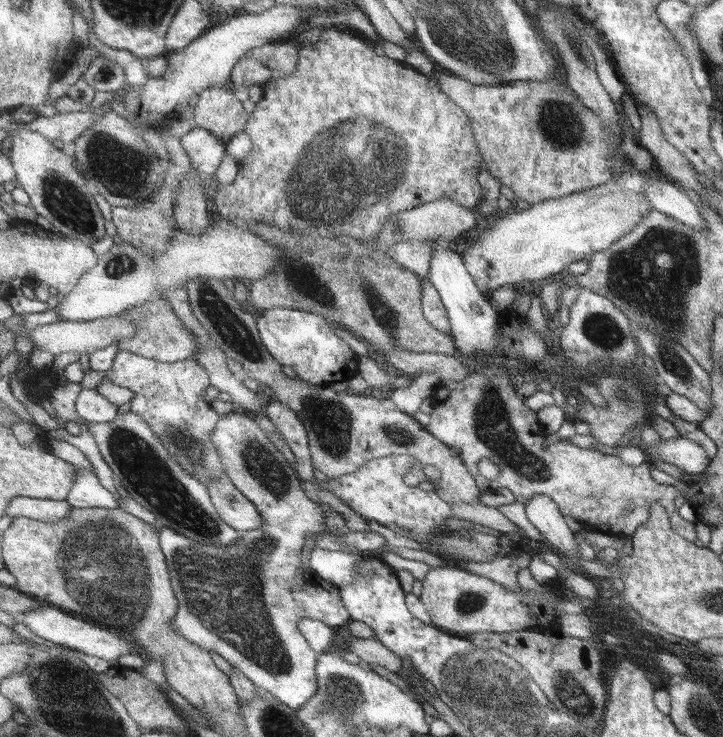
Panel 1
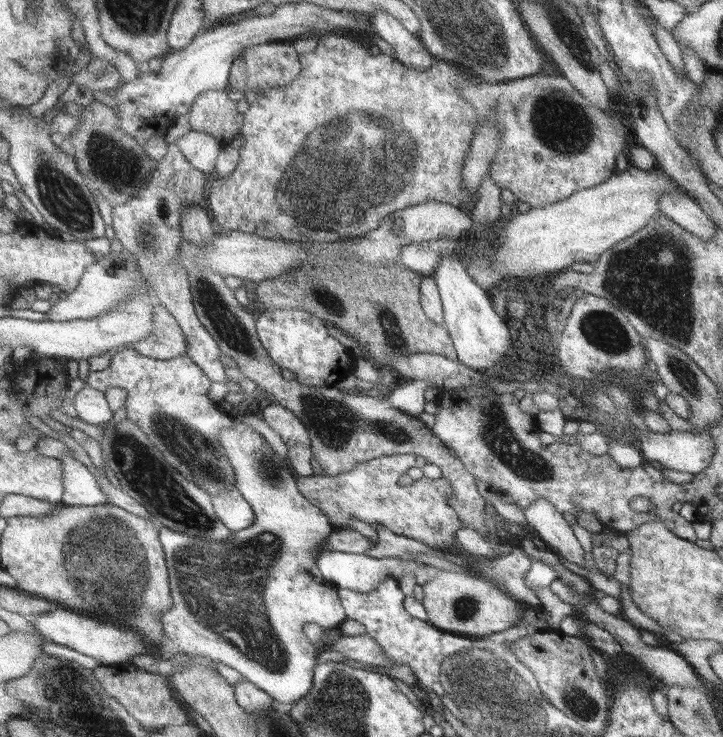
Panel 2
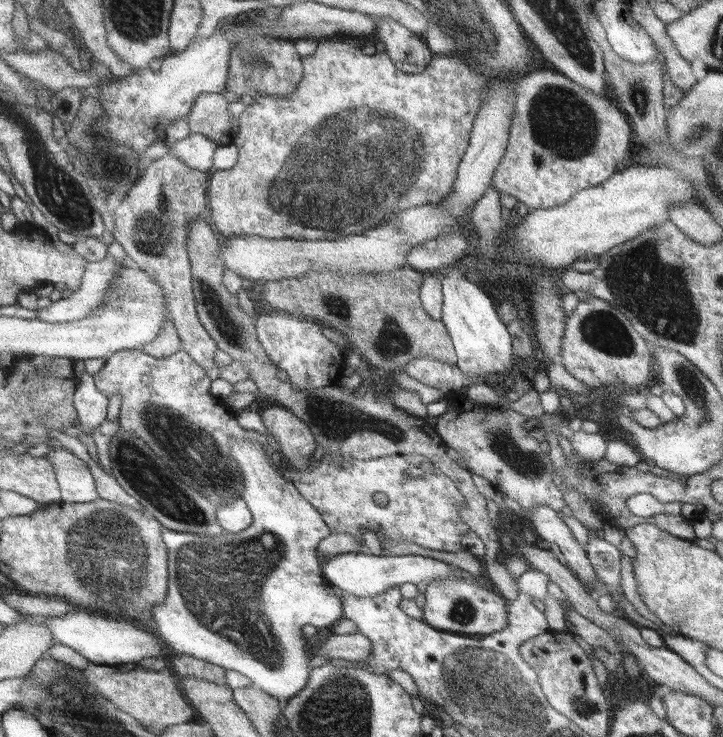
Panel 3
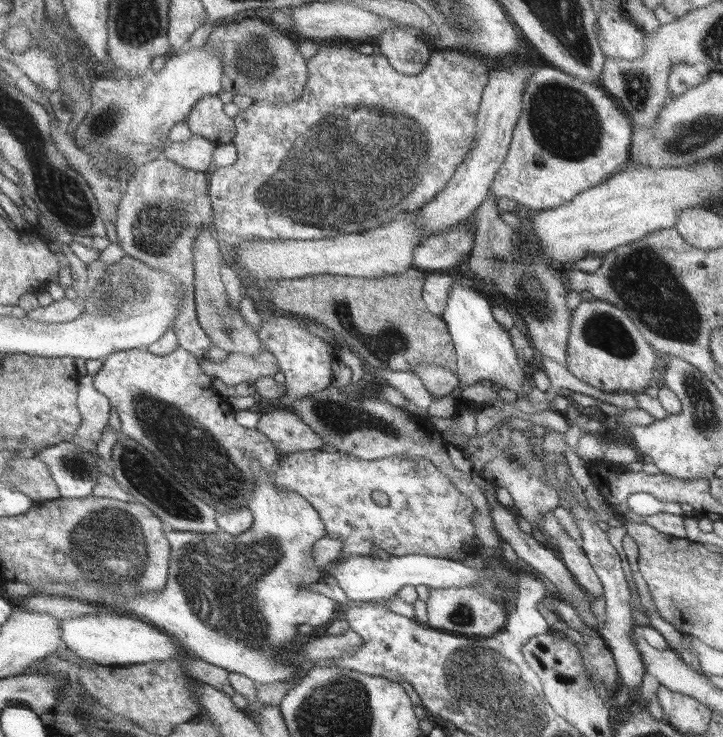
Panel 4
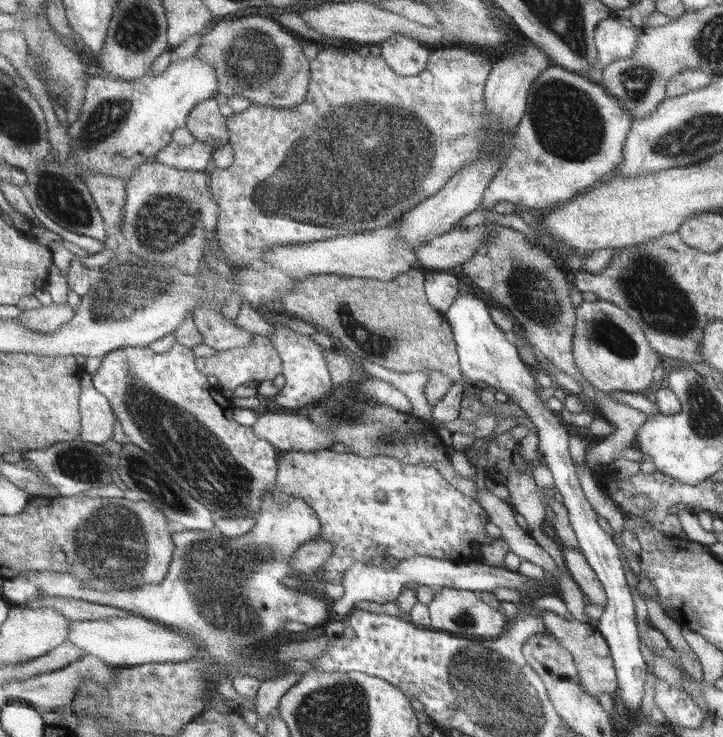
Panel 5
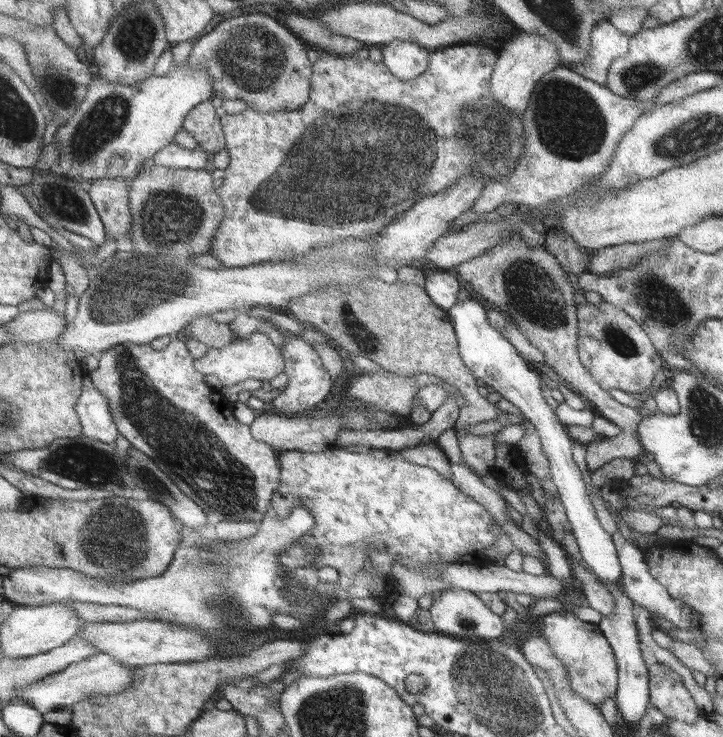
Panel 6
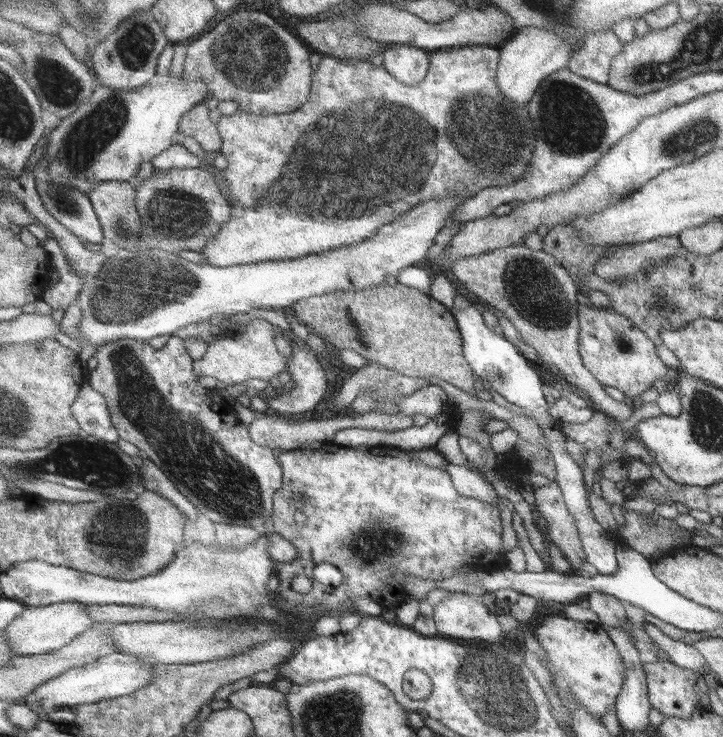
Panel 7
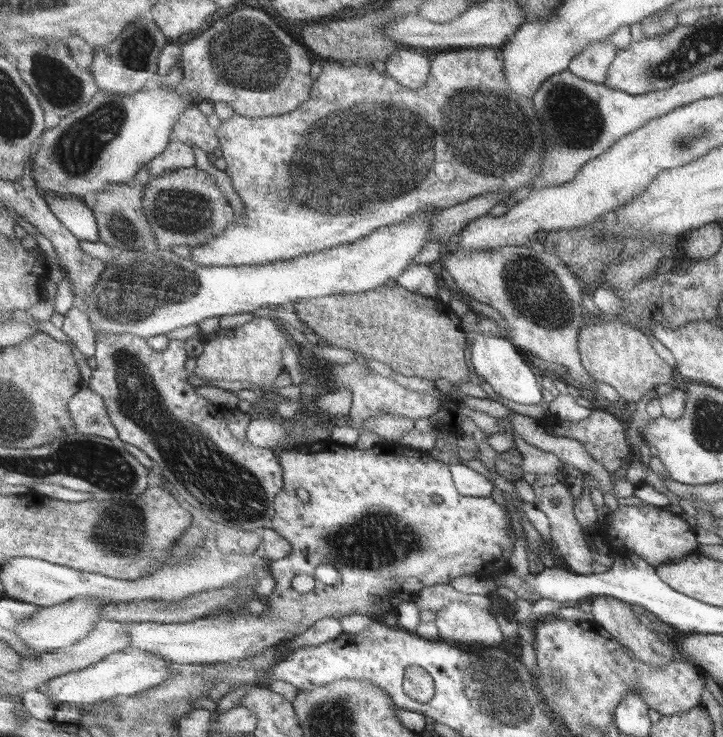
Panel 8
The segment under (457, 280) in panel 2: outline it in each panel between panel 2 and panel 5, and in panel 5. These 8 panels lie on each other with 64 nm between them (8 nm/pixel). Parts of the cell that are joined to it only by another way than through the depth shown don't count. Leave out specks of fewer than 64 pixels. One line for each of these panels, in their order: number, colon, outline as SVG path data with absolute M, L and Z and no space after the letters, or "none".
3: M453 264L449 268L439 270L437 274L443 280L443 304L445 314L443 322L447 324L449 334L453 336L453 344L457 348L459 366L467 374L483 374L491 376L495 380L501 380L503 374L513 366L513 344L507 324L499 316L499 306L493 302L491 292L487 292L487 286L477 286L477 282L467 280L467 276Z
4: M455 280L449 292L449 304L443 318L449 324L449 330L455 340L455 348L459 356L459 376L463 382L461 388L479 382L487 382L487 384L497 382L507 390L525 396L523 384L527 380L527 374L523 372L523 362L519 362L517 350L511 342L507 328L495 320L491 300L483 296L483 292L467 288L459 280Z
5: M459 294L451 306L451 310L445 314L449 324L453 326L453 334L457 338L457 348L459 348L459 356L461 356L461 372L463 372L463 380L459 380L451 392L433 408L433 416L439 422L449 422L455 418L461 418L461 408L465 406L465 390L467 386L487 386L491 390L501 390L507 396L511 396L513 402L517 402L519 408L523 408L529 418L533 420L533 424L539 428L539 438L541 438L541 452L545 456L545 462L549 464L551 472L555 474L555 484L557 490L563 496L563 504L569 510L569 520L571 526L577 534L579 540L579 548L585 556L587 566L591 566L593 574L597 576L597 582L603 586L605 592L605 610L597 622L597 632L601 632L601 636L605 638L605 644L611 650L611 658L613 658L613 668L615 668L615 692L623 702L625 702L625 710L629 712L629 716L639 714L639 706L641 706L641 696L643 696L643 680L645 680L645 672L647 672L647 664L643 662L643 656L639 652L639 630L635 624L635 610L633 610L633 602L631 602L631 590L625 582L625 574L621 568L621 560L617 554L617 548L613 544L613 534L607 534L599 528L597 524L597 514L591 510L591 506L585 500L583 488L579 486L579 478L577 478L577 470L573 466L571 460L571 450L569 450L569 426L563 424L561 416L555 414L553 410L549 410L541 398L539 398L539 384L529 368L529 364L525 364L519 356L519 350L515 348L511 334L503 332L491 318L491 306L485 304L485 300L479 300L473 294Z

